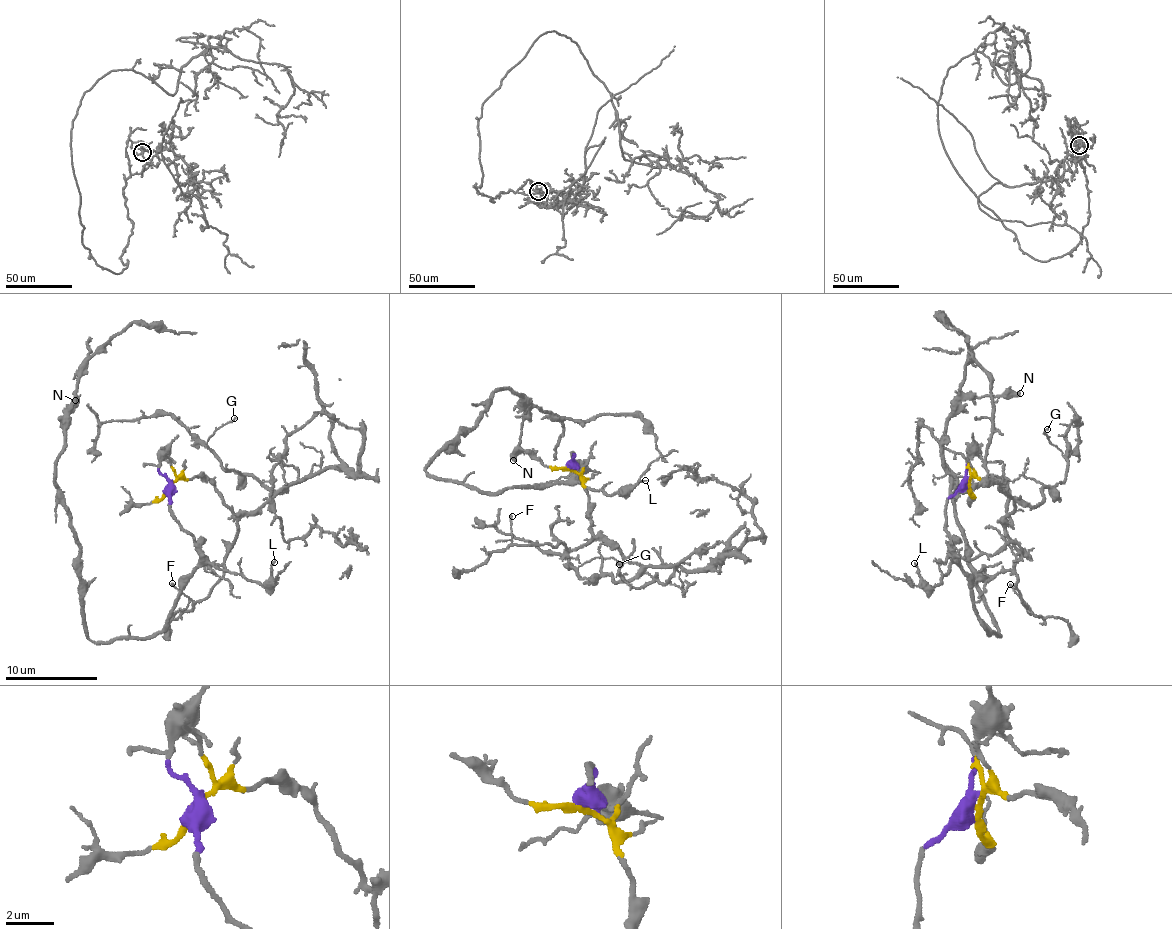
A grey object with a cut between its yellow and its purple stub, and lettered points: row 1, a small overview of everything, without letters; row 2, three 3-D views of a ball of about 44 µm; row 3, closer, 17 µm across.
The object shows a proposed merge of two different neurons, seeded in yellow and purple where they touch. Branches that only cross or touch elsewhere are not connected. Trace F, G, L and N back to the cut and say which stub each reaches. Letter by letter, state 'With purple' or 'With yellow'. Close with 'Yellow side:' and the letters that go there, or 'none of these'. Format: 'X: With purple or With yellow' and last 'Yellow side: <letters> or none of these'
F: With yellow
G: With yellow
L: With purple
N: With purple
Yellow side: F, G

